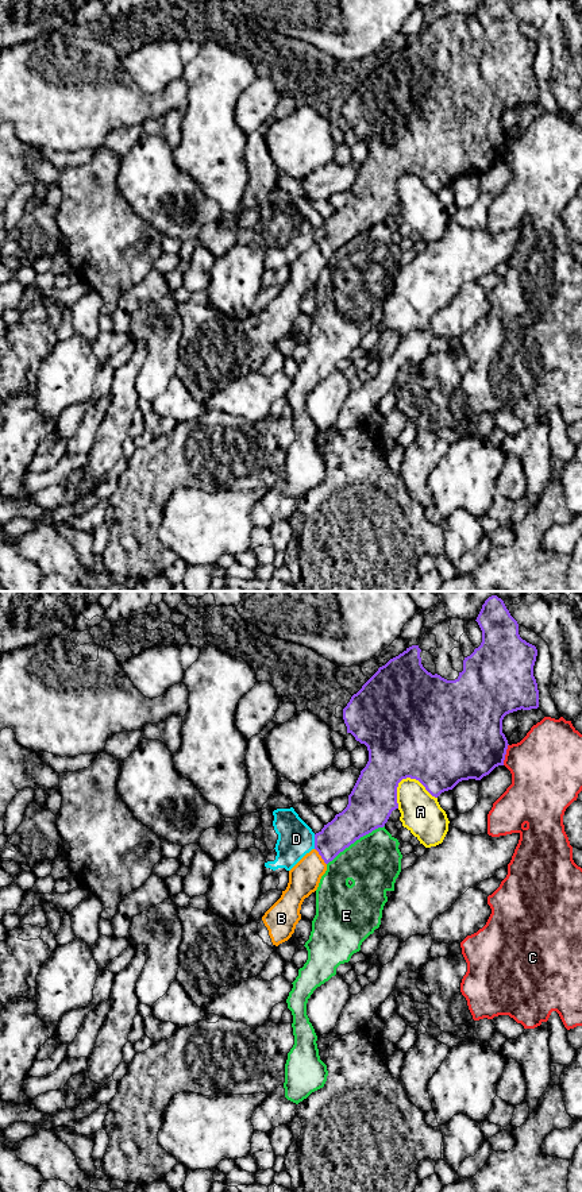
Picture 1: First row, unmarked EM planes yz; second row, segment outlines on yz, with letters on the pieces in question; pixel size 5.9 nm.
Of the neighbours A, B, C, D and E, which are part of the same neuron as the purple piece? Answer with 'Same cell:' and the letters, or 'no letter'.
Same cell: B

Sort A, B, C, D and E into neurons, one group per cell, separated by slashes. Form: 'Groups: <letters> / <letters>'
Groups: A / B / C / D / E

